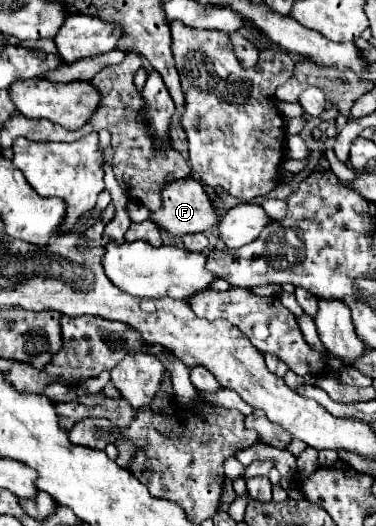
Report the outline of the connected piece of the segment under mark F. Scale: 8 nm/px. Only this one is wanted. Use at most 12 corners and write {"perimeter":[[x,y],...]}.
{"perimeter":[[197,179],[163,189],[151,221],[171,237],[219,223],[217,205]]}

